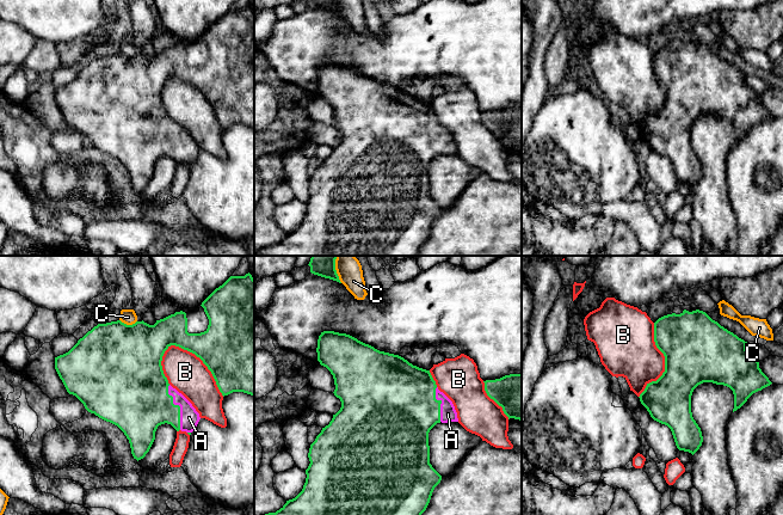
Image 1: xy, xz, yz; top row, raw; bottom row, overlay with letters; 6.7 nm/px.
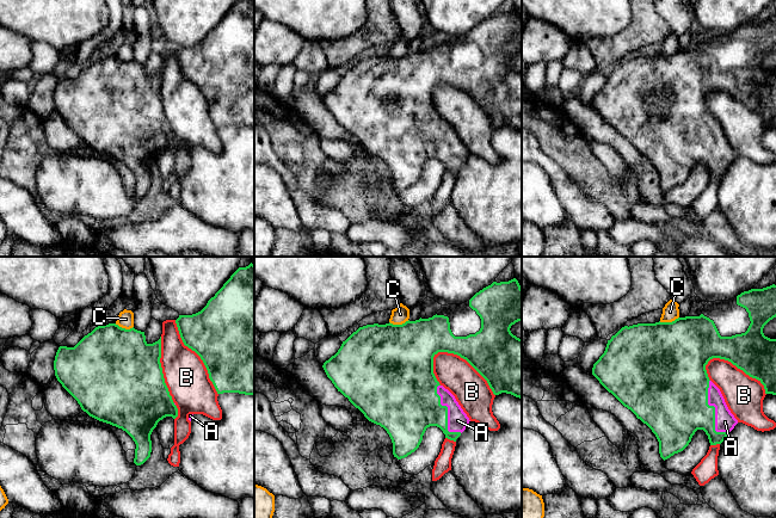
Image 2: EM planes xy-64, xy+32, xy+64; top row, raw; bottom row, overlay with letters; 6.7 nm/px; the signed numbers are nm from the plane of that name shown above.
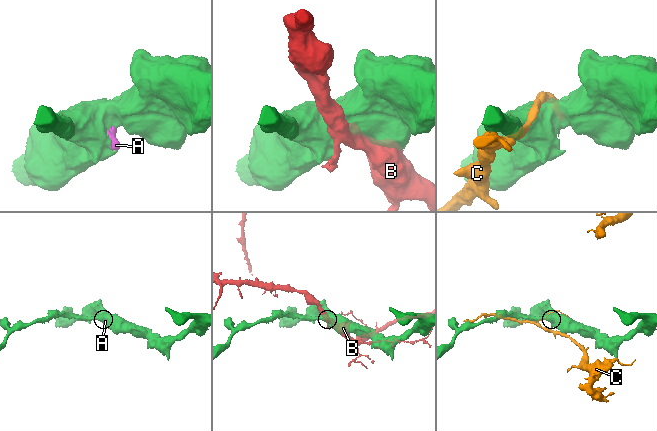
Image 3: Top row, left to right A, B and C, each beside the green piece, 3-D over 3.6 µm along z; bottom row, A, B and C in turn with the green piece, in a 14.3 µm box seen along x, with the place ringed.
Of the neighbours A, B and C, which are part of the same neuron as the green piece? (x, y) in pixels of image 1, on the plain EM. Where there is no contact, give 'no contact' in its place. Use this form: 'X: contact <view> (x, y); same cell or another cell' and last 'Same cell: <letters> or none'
A: contact xy (179, 139); same cell
B: contact xy (202, 92); another cell
C: contact xy (128, 57); another cell
Same cell: A

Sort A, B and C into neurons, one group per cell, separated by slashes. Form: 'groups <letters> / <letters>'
groups A / B / C

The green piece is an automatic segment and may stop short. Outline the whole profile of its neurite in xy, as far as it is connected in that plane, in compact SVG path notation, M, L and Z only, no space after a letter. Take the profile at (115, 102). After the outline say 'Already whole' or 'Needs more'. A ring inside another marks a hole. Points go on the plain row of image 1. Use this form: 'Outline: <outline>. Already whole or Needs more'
Outline: M248 5L245 8L230 8L201 38L177 41L174 47L156 53L154 57L143 53L132 57L121 53L98 56L68 85L55 90L55 102L67 124L75 128L88 145L117 158L129 172L131 186L137 194L149 184L159 158L167 155L177 164L181 163L191 167L201 152L192 136L168 116L164 106L161 93L171 78L199 90L211 104L223 129L233 124L254 128L254 11L252 7Z. Needs more

